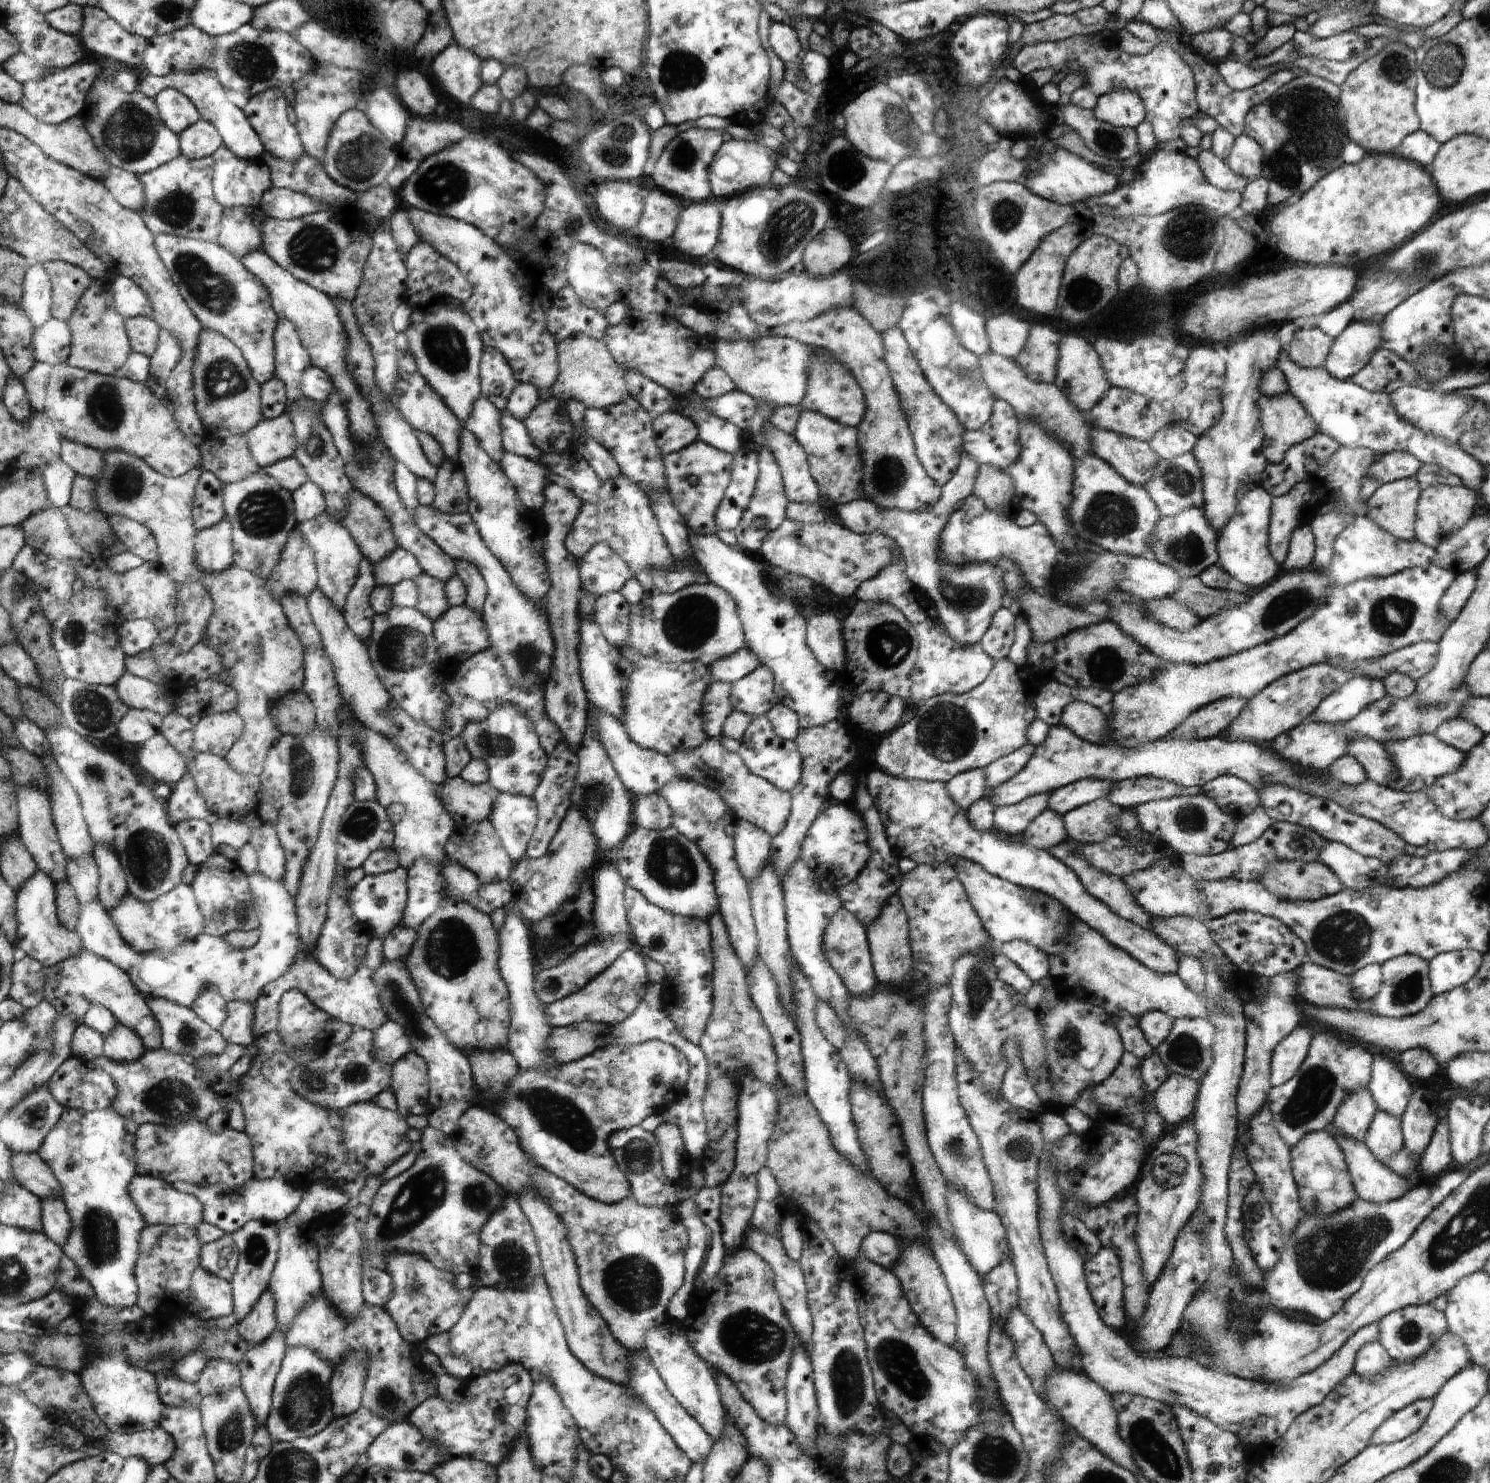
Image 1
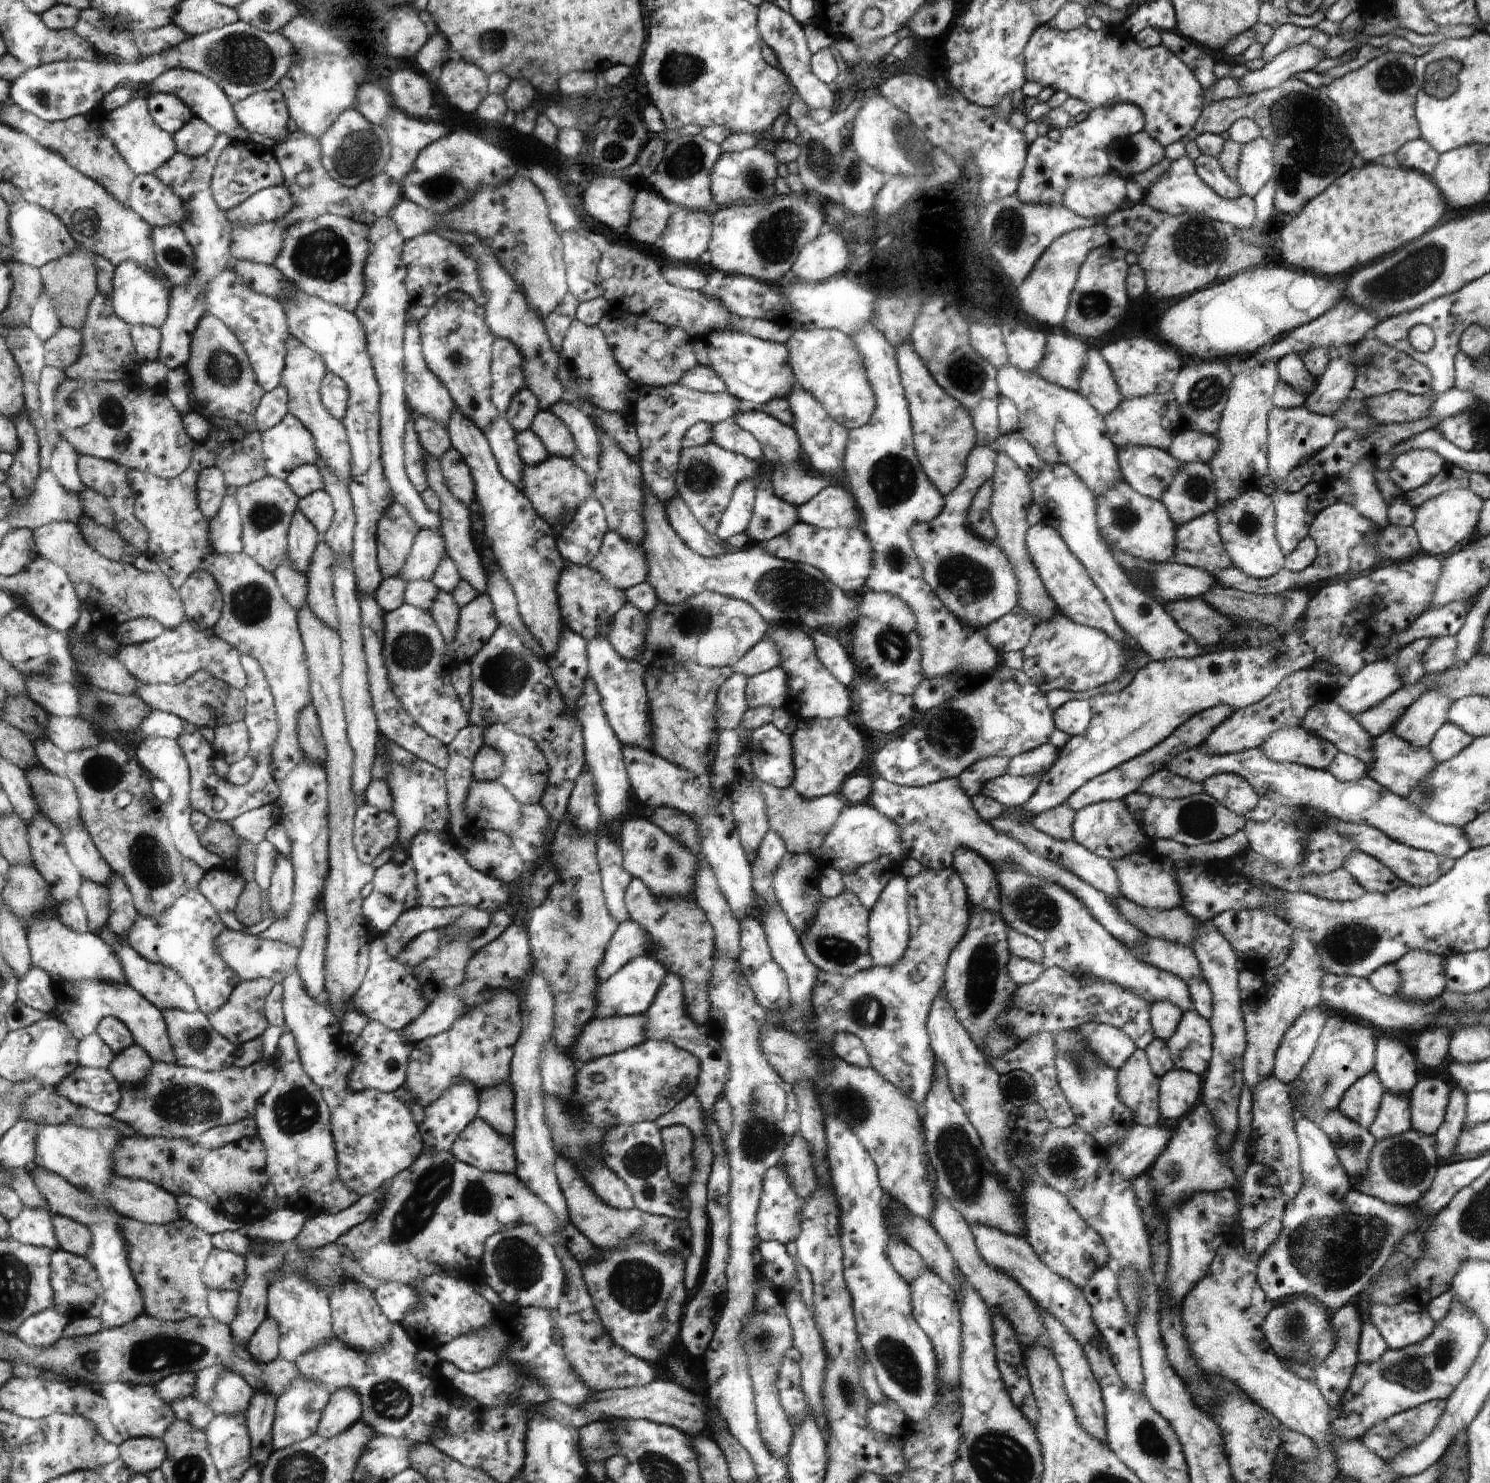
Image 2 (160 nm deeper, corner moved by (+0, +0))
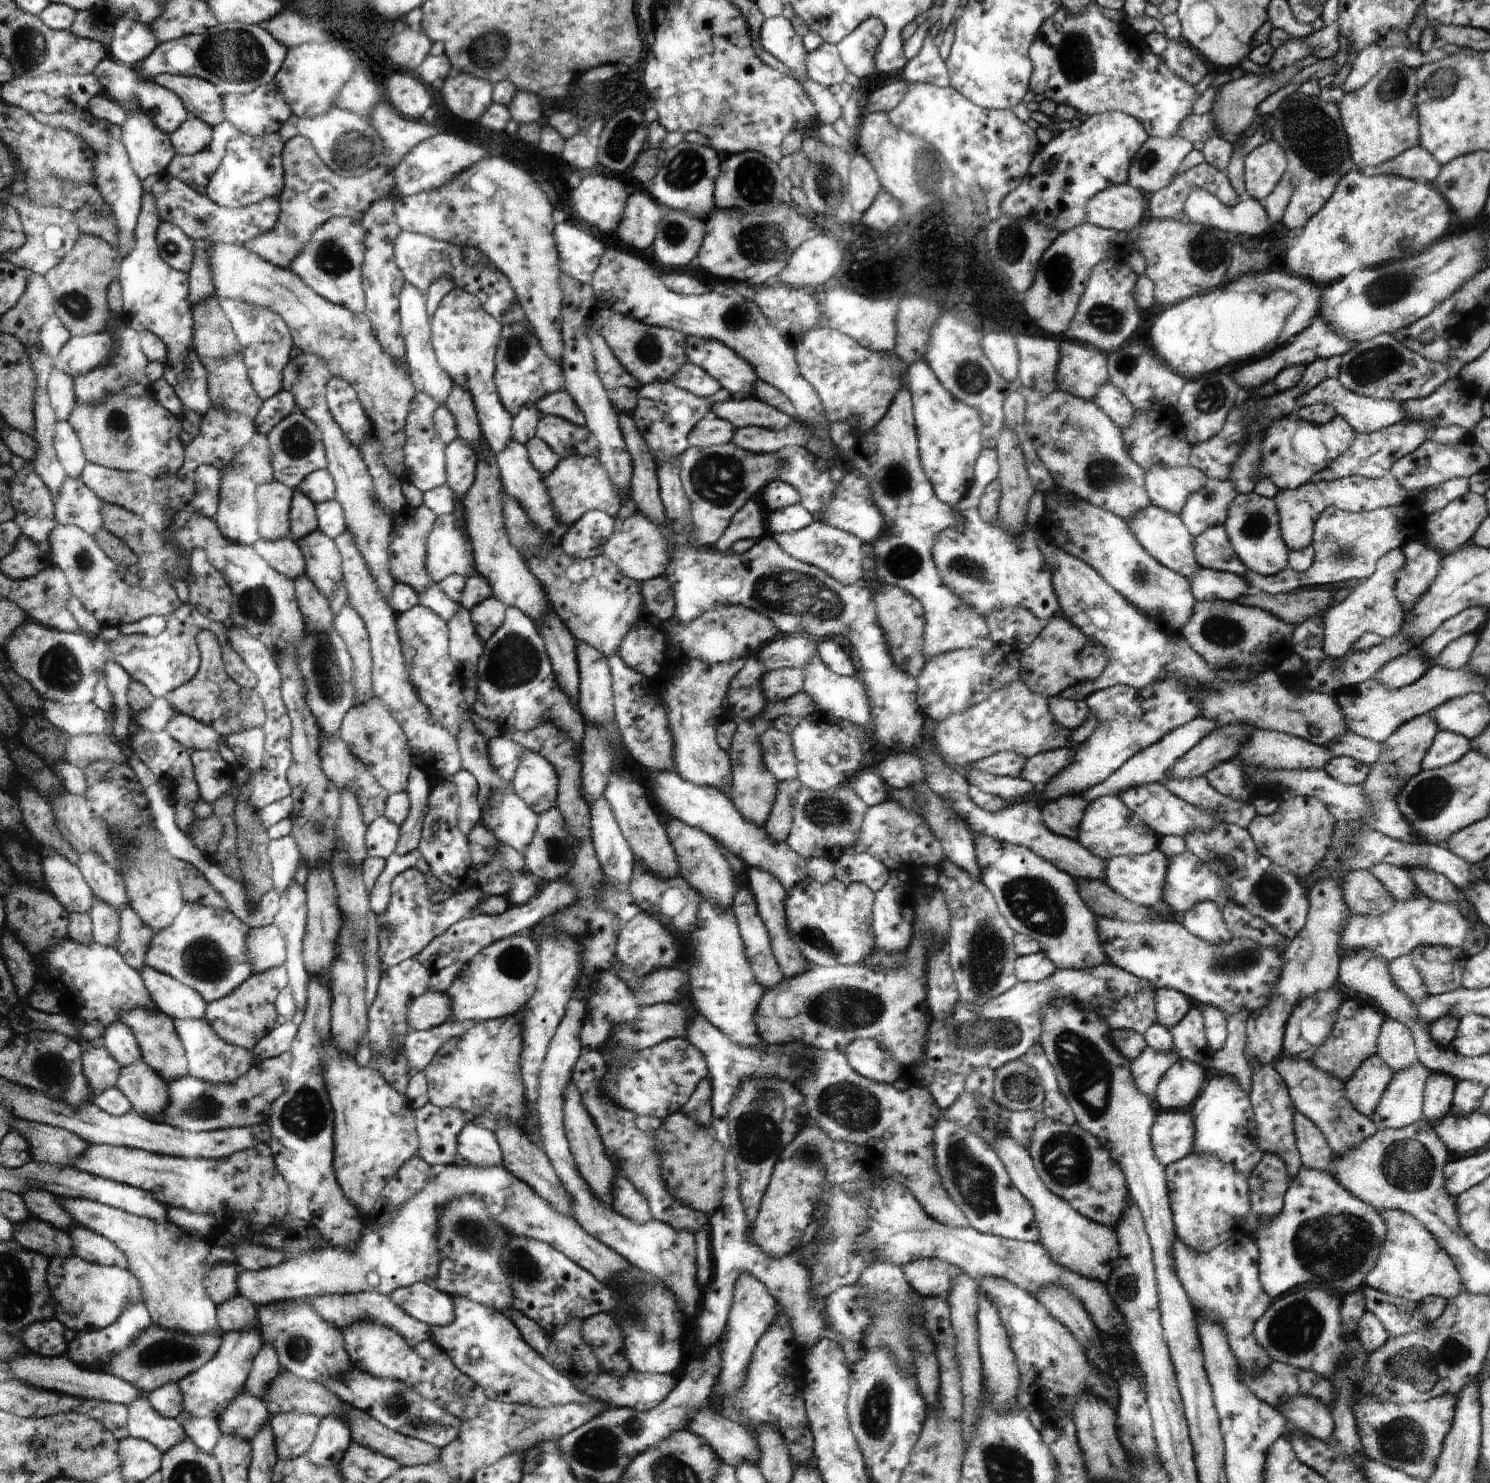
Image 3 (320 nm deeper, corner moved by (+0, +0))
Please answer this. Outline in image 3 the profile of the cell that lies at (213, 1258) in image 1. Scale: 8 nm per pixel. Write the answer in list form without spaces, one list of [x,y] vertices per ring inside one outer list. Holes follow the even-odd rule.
[[[236,1264],[217,1266],[209,1272],[205,1278],[206,1290],[216,1306],[224,1305],[224,1302],[236,1297],[238,1294],[236,1280],[238,1280]]]

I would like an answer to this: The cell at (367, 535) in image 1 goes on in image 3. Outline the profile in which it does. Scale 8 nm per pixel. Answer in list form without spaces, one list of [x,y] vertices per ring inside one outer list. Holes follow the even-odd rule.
[[[424,503],[414,510],[412,516],[398,518],[390,541],[390,568],[397,583],[410,585],[418,594],[422,594],[430,585],[436,583],[429,575],[426,561],[428,561],[428,538],[436,524],[437,514]]]

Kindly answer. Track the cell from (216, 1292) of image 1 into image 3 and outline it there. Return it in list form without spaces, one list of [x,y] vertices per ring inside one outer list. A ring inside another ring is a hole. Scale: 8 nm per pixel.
[[[242,1295],[234,1297],[230,1302],[217,1306],[217,1317],[220,1328],[224,1332],[230,1330],[246,1330],[246,1326],[254,1324],[256,1320],[256,1306],[248,1302]]]

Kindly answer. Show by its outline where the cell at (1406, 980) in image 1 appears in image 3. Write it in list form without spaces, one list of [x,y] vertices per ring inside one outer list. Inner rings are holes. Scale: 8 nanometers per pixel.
[[[1418,945],[1412,949],[1411,956],[1431,995],[1441,995],[1461,987],[1463,955],[1443,946]]]

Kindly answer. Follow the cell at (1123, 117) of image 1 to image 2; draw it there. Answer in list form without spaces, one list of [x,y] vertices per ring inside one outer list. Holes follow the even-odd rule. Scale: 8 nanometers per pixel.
[[[1118,102],[1117,105],[1090,110],[1082,124],[1062,130],[1054,142],[1047,136],[1037,136],[1029,144],[1030,162],[1026,162],[1026,174],[1021,174],[1022,186],[1017,188],[1018,198],[1046,206],[1062,205],[1070,182],[1108,174],[1113,168],[1109,161],[1109,147],[1122,137],[1141,133],[1145,124],[1145,114],[1138,106]]]

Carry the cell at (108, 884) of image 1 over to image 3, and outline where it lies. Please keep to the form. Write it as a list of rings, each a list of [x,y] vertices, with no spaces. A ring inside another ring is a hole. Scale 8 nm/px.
[[[126,907],[120,913],[122,930],[118,949],[126,962],[142,974],[149,966],[149,952],[156,932],[142,920],[134,907]]]

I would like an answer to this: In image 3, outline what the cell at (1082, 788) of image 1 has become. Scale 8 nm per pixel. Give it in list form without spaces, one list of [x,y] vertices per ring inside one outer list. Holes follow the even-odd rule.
[[[1197,715],[1190,722],[1166,733],[1164,737],[1152,744],[1152,746],[1130,757],[1112,777],[1108,777],[1104,782],[1086,790],[1086,792],[1083,793],[1083,797],[1086,798],[1087,801],[1093,801],[1106,795],[1117,796],[1117,792],[1126,787],[1137,787],[1142,783],[1164,782],[1164,780],[1168,778],[1168,772],[1174,762],[1183,754],[1186,754],[1193,746],[1196,746],[1198,741],[1201,741],[1208,733],[1212,732],[1217,725],[1216,721],[1207,719],[1202,715]]]

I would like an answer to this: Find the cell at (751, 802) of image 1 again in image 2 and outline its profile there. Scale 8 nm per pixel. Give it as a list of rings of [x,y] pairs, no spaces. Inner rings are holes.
[[[758,778],[752,780],[754,786],[765,796],[768,808],[769,830],[774,830],[785,842],[785,848],[790,854],[812,855],[817,853],[825,843],[826,834],[833,830],[834,824],[845,811],[848,802],[839,793],[814,798],[802,798],[791,786],[777,788],[761,782]]]

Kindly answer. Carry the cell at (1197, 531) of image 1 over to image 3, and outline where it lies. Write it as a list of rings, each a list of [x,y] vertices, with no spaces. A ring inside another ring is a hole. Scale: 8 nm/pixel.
[[[1224,525],[1210,527],[1193,537],[1193,549],[1200,568],[1244,576],[1247,566],[1237,557]]]

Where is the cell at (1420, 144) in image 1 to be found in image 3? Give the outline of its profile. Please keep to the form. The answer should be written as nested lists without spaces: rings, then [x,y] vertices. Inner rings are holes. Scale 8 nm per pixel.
[[[1422,145],[1405,150],[1396,158],[1390,159],[1375,168],[1378,176],[1402,176],[1412,180],[1424,180],[1434,184],[1441,165]]]

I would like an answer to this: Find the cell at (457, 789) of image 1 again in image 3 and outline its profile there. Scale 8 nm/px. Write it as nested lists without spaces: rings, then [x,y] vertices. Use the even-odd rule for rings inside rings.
[[[510,786],[493,791],[489,806],[482,812],[480,821],[493,830],[500,843],[510,844],[518,852],[526,854],[539,816]]]

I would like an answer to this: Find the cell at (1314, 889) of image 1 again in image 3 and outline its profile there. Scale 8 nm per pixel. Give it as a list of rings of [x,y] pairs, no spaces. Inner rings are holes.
[[[1368,869],[1350,871],[1340,878],[1343,897],[1352,915],[1384,914],[1396,900]]]

